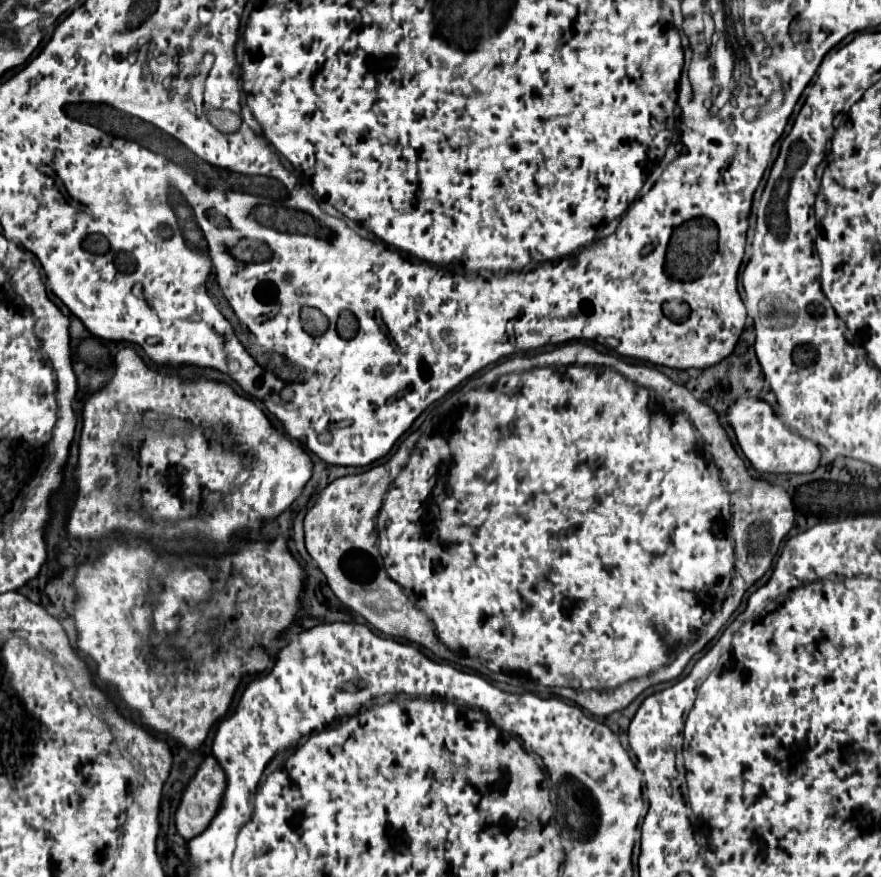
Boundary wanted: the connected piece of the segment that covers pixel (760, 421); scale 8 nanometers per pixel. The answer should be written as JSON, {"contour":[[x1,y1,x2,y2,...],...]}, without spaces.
{"contour":[[750,396,740,398,730,408,728,422,732,424,732,428,736,432,742,452,746,454,746,458,752,462,752,466,756,470,778,472,778,474,786,474,786,472,804,474,804,472,812,472,818,468,818,462,820,462,818,446,798,434,792,434,766,402,762,402,758,398,750,398]]}

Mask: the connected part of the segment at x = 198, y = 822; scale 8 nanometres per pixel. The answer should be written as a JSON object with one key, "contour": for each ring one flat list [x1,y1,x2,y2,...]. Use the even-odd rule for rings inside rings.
{"contour":[[208,756,204,758,192,776,192,780,186,784,186,790,182,792,180,804,174,814,174,824,178,834,188,841,194,838,202,828,208,826,212,820,212,812,218,810,218,798,224,792,224,774,220,764]]}

